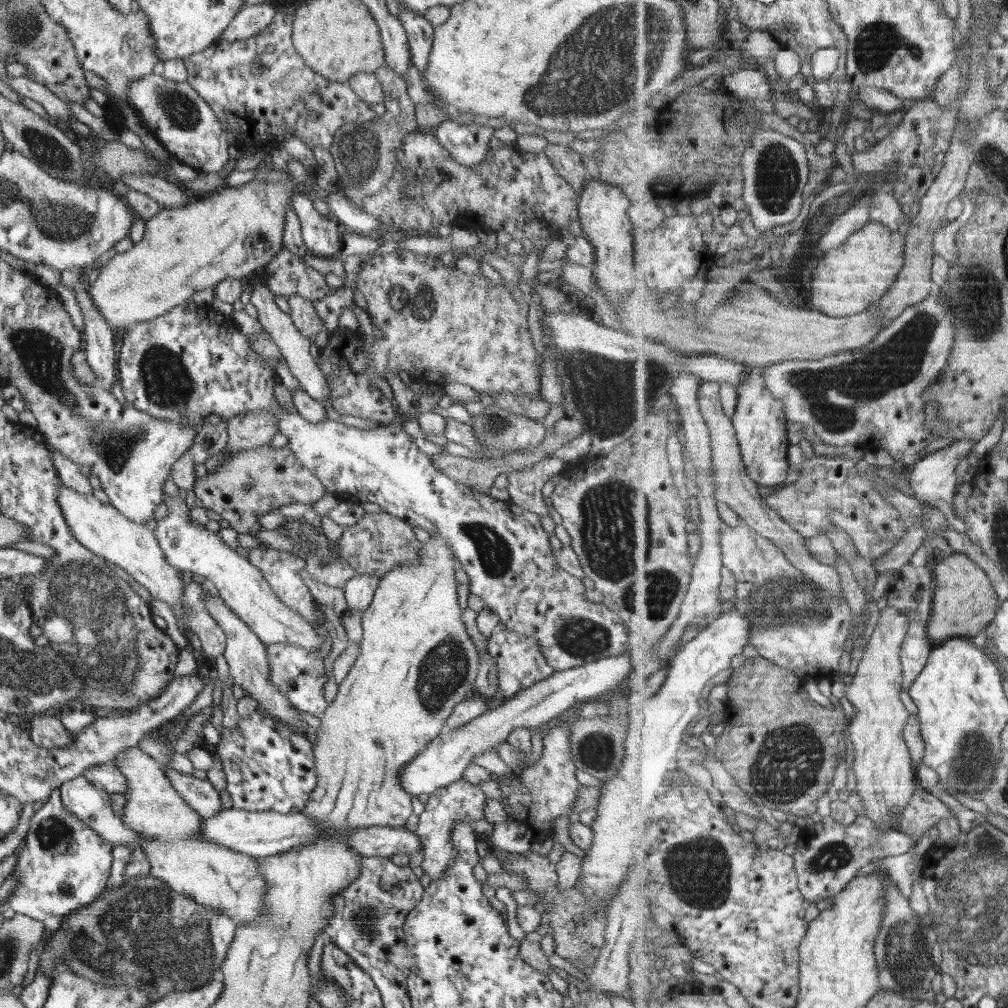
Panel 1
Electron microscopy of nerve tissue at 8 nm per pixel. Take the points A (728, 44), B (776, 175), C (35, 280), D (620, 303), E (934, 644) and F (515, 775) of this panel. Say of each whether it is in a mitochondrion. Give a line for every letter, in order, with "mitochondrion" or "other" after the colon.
A: other
B: mitochondrion
C: other
D: other
E: other
F: other

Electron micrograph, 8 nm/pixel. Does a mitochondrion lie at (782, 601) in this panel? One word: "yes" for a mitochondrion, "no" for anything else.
yes

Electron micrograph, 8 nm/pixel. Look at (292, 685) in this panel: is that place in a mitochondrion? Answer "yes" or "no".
no

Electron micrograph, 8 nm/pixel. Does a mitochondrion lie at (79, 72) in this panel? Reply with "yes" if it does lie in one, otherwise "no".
no

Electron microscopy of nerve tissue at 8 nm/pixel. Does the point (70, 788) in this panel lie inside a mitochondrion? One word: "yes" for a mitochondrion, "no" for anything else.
no

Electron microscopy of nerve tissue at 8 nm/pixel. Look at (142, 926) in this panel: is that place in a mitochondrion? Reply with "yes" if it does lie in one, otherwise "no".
yes

